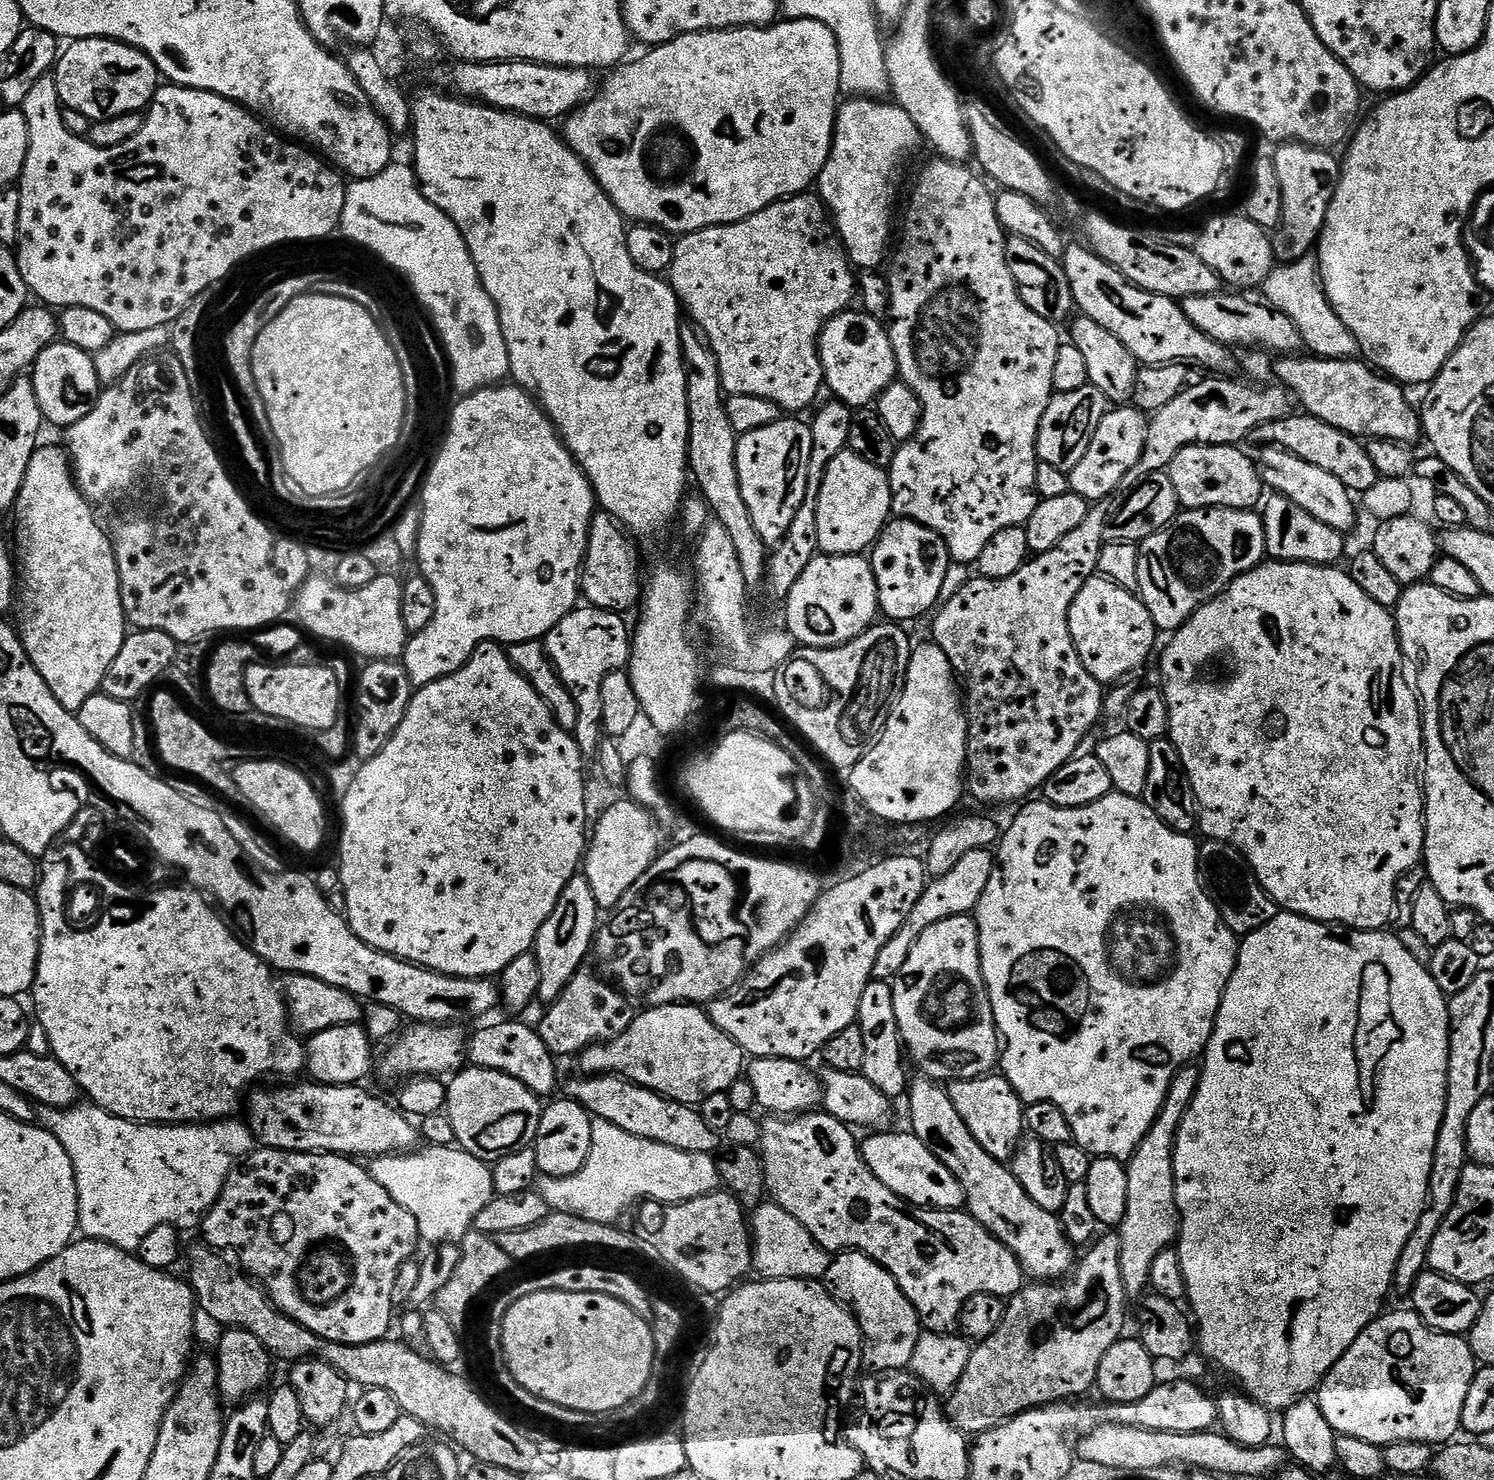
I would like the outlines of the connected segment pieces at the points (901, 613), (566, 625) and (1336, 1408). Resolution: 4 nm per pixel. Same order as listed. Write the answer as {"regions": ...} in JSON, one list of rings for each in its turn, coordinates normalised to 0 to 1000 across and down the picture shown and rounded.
{"regions":[[[[595,351],[582,371],[582,378],[585,393],[588,396],[588,413],[591,416],[592,414],[595,420],[606,420],[615,416],[620,417],[630,407],[636,376],[633,366],[625,358],[611,351]]],[[[386,409],[363,433],[368,447],[373,453],[373,458],[376,458],[379,466],[382,466],[382,472],[384,472],[384,477],[387,477],[387,491],[384,497],[386,503],[391,509],[401,509],[402,501],[406,497],[403,488],[403,461],[406,461],[406,455],[420,451],[423,430],[422,422],[418,418],[414,414]]],[[[946,885],[942,886],[922,889],[886,929],[882,948],[895,969],[924,977],[933,974],[964,977],[978,967],[979,950],[989,920],[980,903],[961,900]]]]}

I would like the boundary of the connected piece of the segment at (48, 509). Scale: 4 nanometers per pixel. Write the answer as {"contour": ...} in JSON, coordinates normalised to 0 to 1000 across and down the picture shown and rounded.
{"contour":[[[25,302],[20,316],[17,318],[17,326],[12,334],[9,344],[11,349],[11,368],[9,365],[9,380],[12,384],[12,414],[13,422],[12,429],[17,442],[28,455],[33,469],[41,474],[45,481],[53,482],[58,472],[64,470],[70,464],[71,453],[84,429],[84,420],[80,391],[78,382],[78,372],[72,359],[67,357],[62,341],[54,333],[51,323],[48,321],[47,309],[42,302]]]}

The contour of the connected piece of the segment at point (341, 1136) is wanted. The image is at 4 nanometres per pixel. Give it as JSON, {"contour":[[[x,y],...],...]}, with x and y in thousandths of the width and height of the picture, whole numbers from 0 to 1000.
{"contour":[[[190,731],[188,735],[172,734],[165,741],[165,759],[176,775],[192,778],[224,778],[234,782],[251,782],[272,780],[282,772],[279,760],[264,745],[259,746],[256,741],[246,738],[244,734],[198,732],[201,731]]]}

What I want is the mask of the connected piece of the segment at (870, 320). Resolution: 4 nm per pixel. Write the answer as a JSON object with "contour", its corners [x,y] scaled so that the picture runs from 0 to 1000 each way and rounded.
{"contour":[[[566,209],[562,211],[560,214],[556,218],[549,224],[549,244],[550,245],[550,250],[552,251],[552,259],[553,260],[554,264],[557,264],[556,267],[559,270],[563,270],[564,273],[567,273],[568,276],[572,277],[574,276],[580,276],[586,274],[586,270],[590,266],[590,264],[593,264],[593,261],[596,261],[598,258],[601,256],[601,252],[600,250],[600,243],[598,242],[598,234],[596,231],[594,228],[594,222],[592,220],[590,218],[587,214],[581,213],[580,211],[578,209],[574,209],[574,211],[570,211],[571,209]]]}

